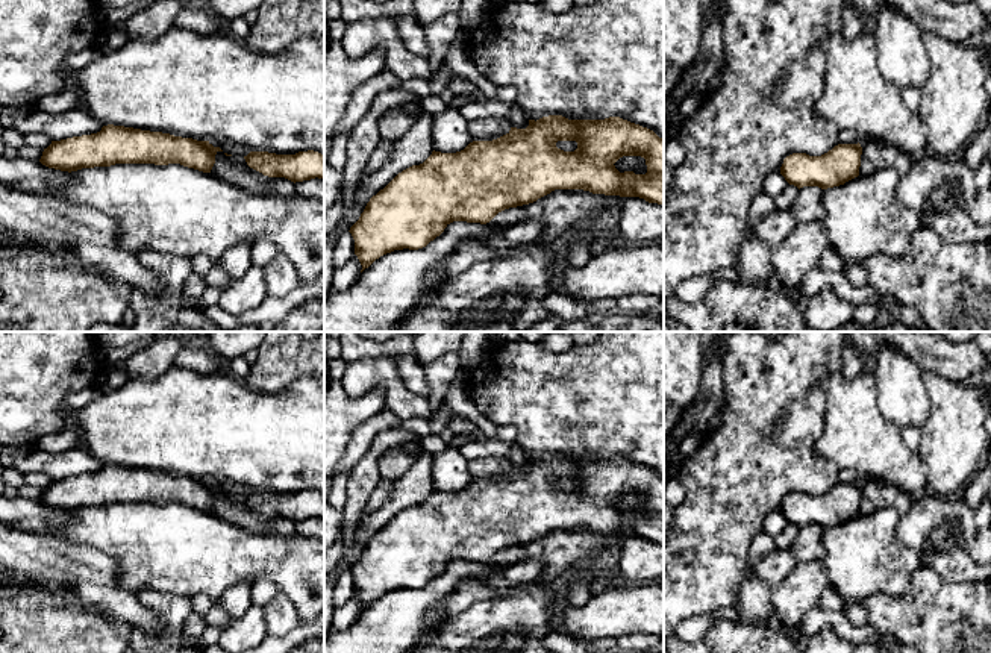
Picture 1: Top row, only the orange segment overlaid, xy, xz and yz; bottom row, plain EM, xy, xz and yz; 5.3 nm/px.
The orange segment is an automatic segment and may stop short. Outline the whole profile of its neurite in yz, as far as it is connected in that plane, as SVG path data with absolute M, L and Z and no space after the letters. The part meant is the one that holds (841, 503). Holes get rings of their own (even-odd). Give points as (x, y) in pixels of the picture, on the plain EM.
M838 483L821 495L792 492L783 498L780 514L789 524L821 529L844 524L859 515L861 483Z

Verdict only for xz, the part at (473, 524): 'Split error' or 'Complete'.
Complete

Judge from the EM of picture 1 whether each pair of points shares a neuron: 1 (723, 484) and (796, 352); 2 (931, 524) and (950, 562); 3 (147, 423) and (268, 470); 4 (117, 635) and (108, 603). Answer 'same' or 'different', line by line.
1: same
2: same
3: same
4: different

